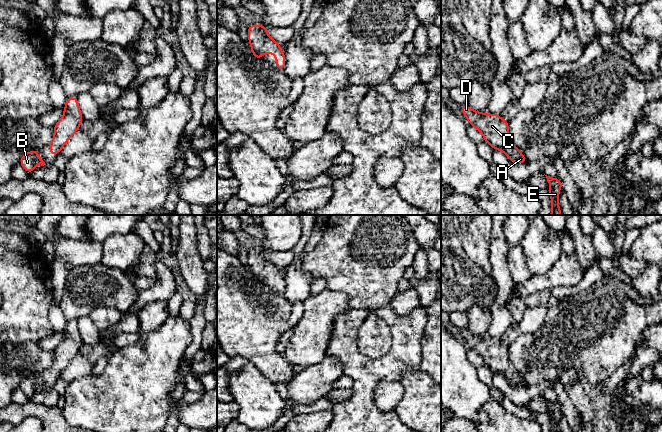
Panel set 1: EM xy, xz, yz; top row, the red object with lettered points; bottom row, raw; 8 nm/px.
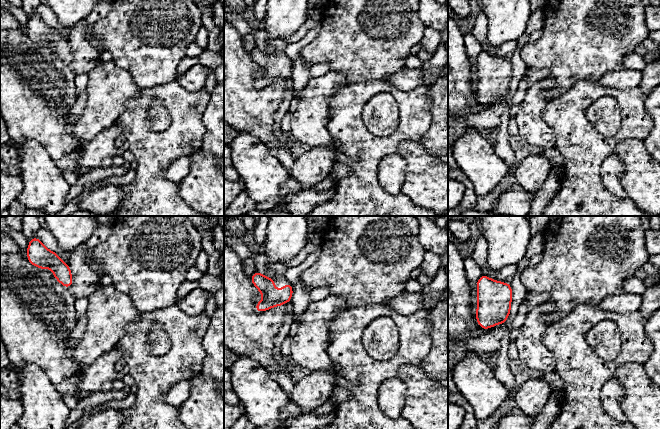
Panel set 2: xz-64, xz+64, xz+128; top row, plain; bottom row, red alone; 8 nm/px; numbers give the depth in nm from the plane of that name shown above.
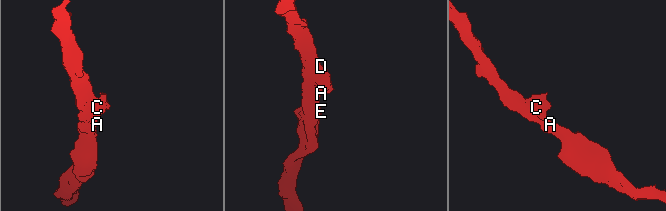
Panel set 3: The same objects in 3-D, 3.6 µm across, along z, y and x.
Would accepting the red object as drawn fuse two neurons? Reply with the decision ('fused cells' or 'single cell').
single cell

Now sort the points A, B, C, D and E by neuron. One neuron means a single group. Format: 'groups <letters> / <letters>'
groups A B C D E

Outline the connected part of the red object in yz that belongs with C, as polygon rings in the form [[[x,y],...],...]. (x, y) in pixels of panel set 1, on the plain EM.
[[[459,329],[469,348],[479,354],[485,366],[494,374],[504,376],[507,382],[517,388],[527,387],[523,377],[513,369],[509,360],[509,346],[504,345],[500,338],[484,338],[472,334],[468,329]]]

